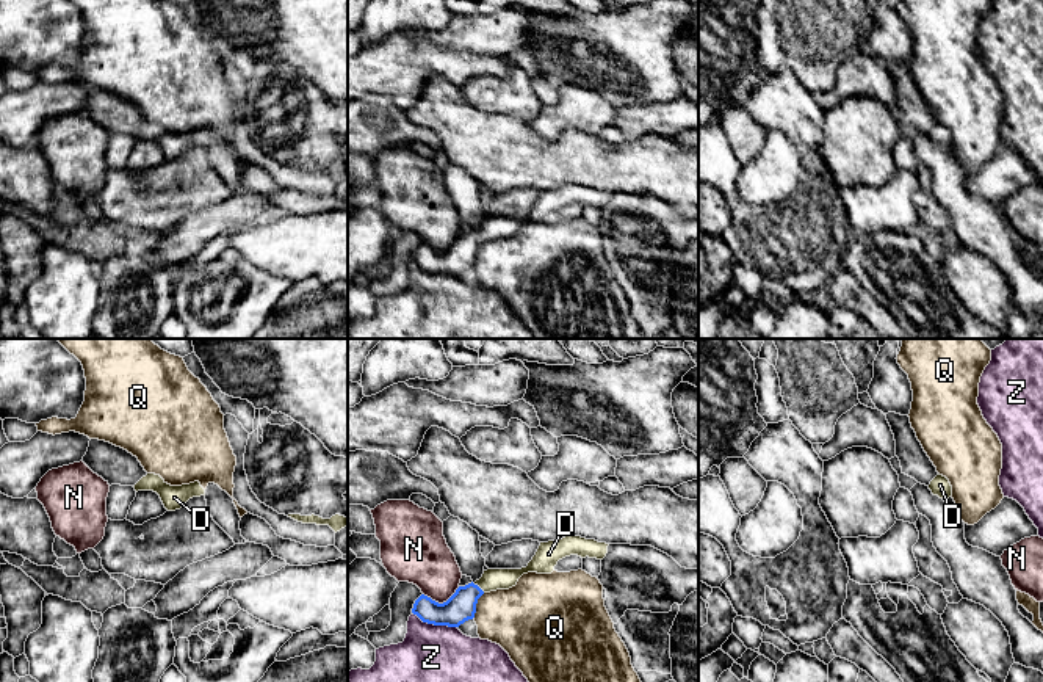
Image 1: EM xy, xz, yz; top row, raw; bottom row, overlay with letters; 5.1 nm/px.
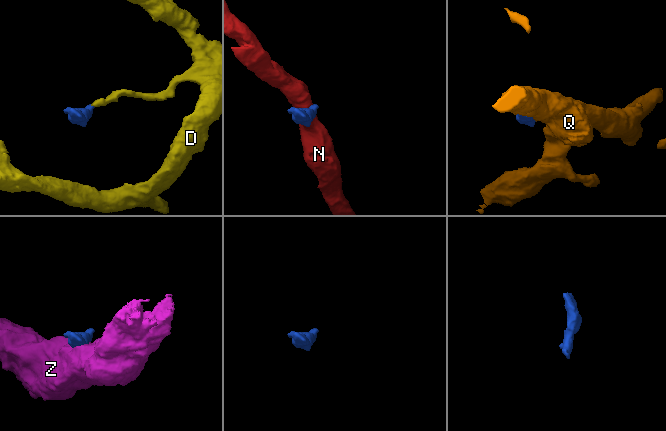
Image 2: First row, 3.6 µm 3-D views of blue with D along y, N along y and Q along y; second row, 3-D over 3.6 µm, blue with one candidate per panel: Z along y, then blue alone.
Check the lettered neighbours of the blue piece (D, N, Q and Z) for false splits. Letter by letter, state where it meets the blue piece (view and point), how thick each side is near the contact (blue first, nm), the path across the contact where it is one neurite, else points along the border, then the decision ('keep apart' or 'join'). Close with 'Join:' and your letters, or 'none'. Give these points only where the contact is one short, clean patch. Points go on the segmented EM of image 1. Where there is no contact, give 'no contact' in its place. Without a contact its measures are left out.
D: contact xz (478, 587); calibres 150 and 110 nm; way xz (461, 607), (478, 587), (492, 579); join
N: contact xz (440, 604); calibres 150 and 280 nm; border xz (459, 587), (442, 602), (436, 602), (423, 594); keep apart
Q: contact xz (475, 605); calibres 150 and 340 nm; keep apart
Z: contact xz (434, 624); calibres 150 and 300 nm; keep apart
Join: D

